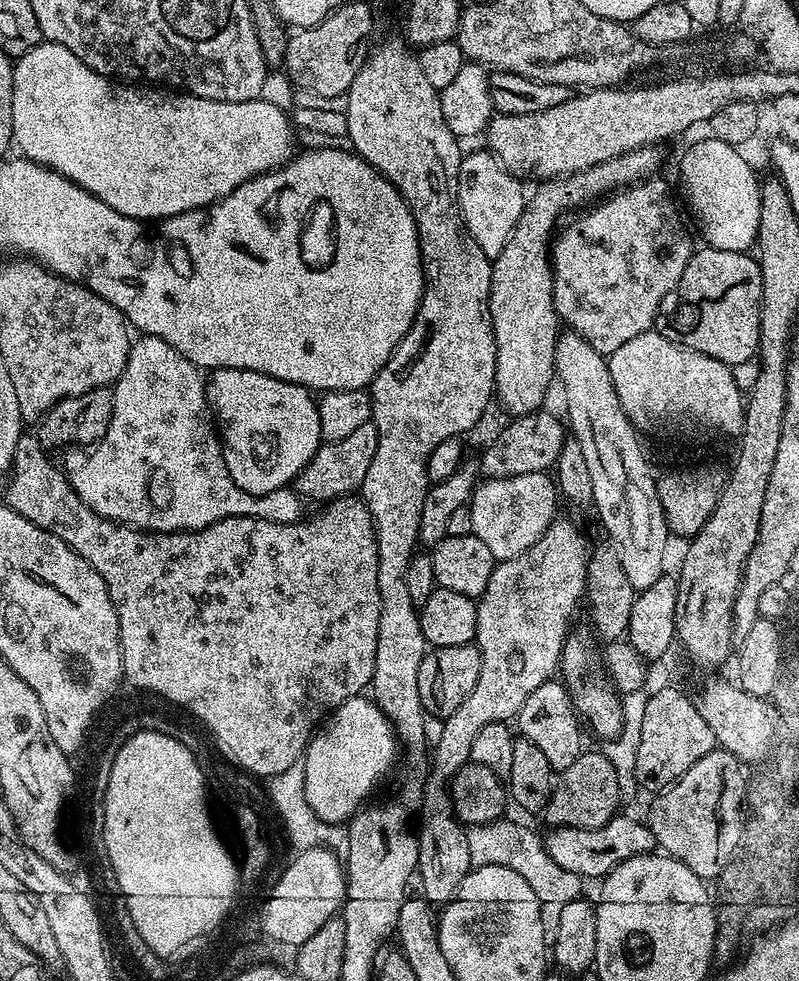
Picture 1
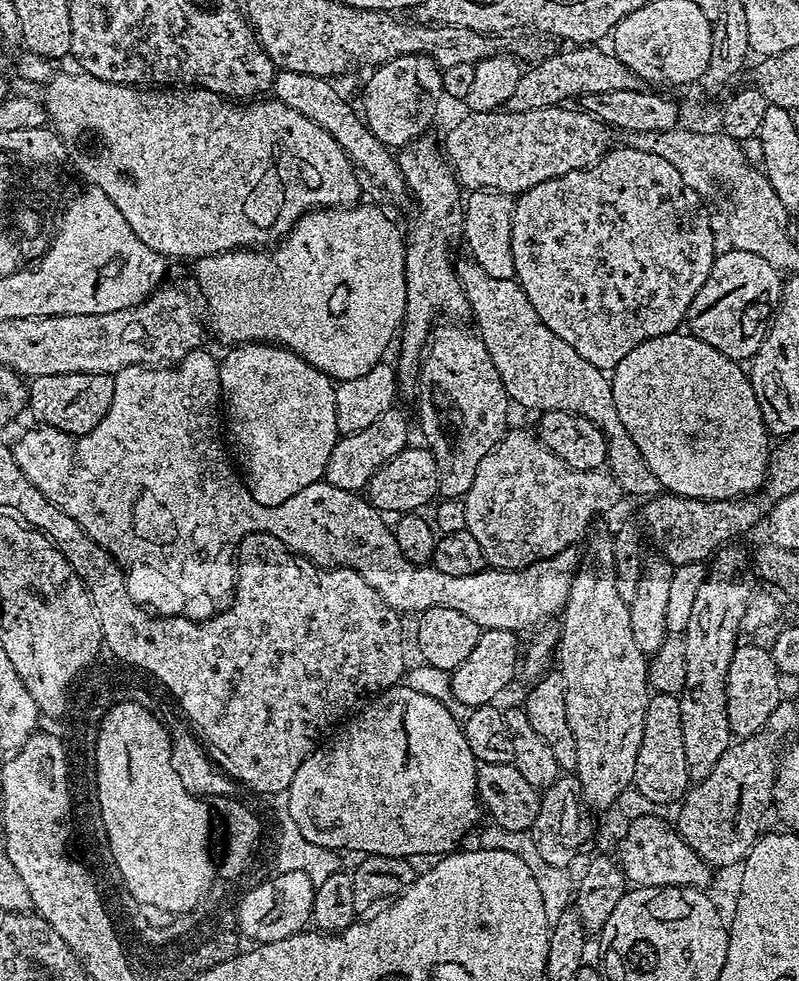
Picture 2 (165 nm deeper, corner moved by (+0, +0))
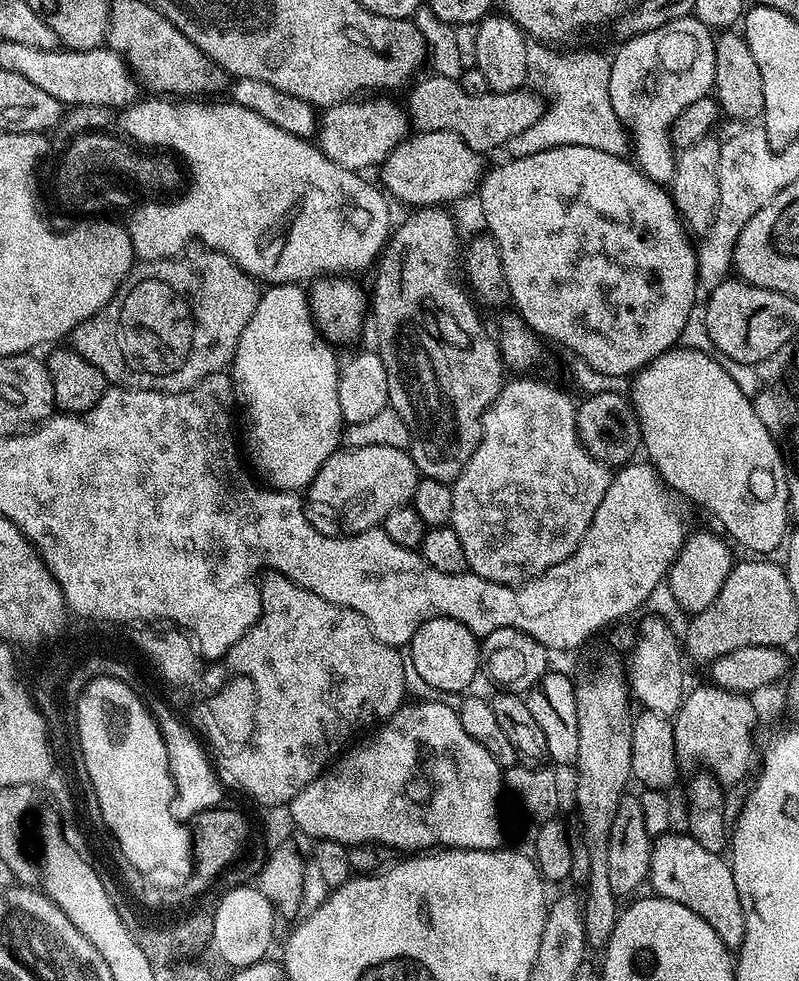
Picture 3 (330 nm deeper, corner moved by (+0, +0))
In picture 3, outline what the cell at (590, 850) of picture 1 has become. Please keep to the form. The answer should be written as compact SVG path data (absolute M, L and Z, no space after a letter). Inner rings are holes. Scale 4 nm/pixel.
M657 835L652 841L647 879L650 888L652 884L651 891L676 905L686 906L686 910L694 910L698 918L710 922L710 930L722 938L729 950L739 949L746 932L746 918L742 914L738 886L734 886L731 863L721 853L704 849L690 835L672 835Z

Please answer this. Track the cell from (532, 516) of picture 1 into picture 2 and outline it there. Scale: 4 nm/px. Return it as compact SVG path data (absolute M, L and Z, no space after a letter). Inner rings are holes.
M515 428L505 432L494 450L482 458L478 474L474 474L474 486L470 486L468 493L462 497L466 510L466 530L474 534L485 561L493 568L524 568L573 547L577 543L575 540L580 535L581 539L589 529L590 520L610 511L622 500L620 488L611 475L600 470L574 470L545 447L539 436L529 429L528 433L524 428Z

